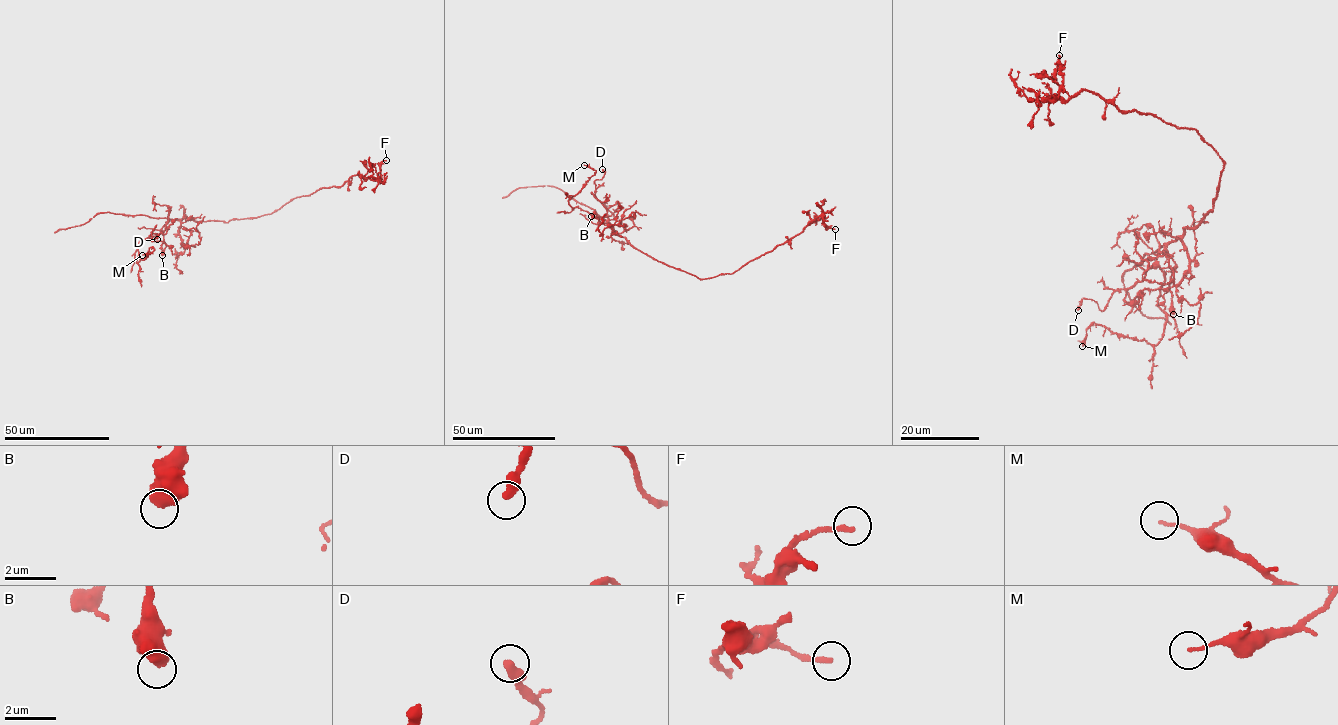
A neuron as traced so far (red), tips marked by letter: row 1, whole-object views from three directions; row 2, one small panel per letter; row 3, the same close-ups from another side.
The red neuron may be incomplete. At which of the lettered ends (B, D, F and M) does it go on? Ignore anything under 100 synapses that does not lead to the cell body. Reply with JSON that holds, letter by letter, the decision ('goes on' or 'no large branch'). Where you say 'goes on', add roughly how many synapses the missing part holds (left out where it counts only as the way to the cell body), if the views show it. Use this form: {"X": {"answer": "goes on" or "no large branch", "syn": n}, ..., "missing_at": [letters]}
{"B": {"answer": "no large branch"}, "D": {"answer": "no large branch"}, "F": {"answer": "no large branch"}, "M": {"answer": "no large branch"}, "missing_at": []}

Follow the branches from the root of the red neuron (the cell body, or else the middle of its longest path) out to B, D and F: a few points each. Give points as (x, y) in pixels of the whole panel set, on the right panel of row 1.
B: (1217, 192), (1213, 212), (1198, 225), (1184, 228), (1181, 236), (1166, 247), (1175, 265), (1169, 288), (1173, 314)
D: (1217, 192), (1213, 212), (1169, 241), (1143, 280), (1113, 292), (1102, 310), (1093, 300), (1083, 299), (1078, 310)
F: (1217, 192), (1224, 165), (1196, 130), (1121, 111), (1084, 90), (1046, 100), (1057, 96), (1063, 81), (1059, 55)

